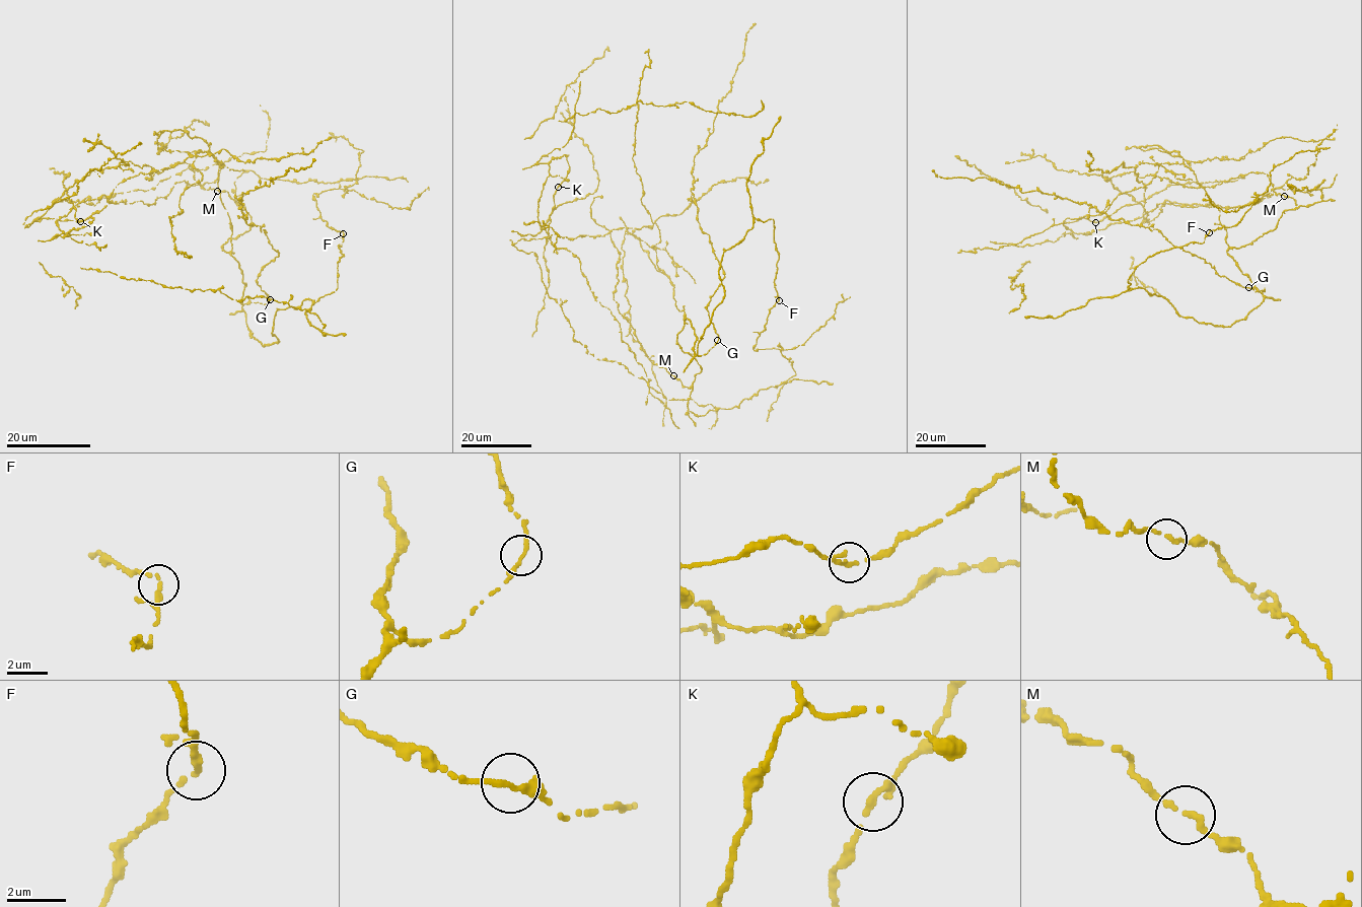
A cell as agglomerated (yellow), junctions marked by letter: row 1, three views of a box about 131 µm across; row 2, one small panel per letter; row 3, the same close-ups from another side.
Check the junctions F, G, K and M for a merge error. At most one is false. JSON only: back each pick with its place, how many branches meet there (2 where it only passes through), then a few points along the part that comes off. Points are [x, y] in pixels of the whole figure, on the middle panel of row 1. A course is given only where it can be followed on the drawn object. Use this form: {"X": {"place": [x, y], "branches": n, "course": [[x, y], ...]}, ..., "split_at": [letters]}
{"split_at": []}

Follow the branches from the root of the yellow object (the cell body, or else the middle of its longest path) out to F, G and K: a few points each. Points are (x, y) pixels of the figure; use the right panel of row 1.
F: (1284, 195), (1272, 230), (1227, 251), (1264, 298), (1243, 319), (1127, 290), (1209, 232)
G: (1284, 195), (1292, 198), (1296, 207), (1282, 213), (1272, 230), (1227, 251), (1251, 284), (1264, 290), (1248, 287)
K: (1284, 195), (1263, 172), (1210, 188), (1146, 175), (1146, 221), (1088, 234), (1063, 224), (1095, 222)

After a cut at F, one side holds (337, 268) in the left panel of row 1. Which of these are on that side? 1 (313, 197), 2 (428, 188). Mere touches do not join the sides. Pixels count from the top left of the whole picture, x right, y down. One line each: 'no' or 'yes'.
1: no
2: no

